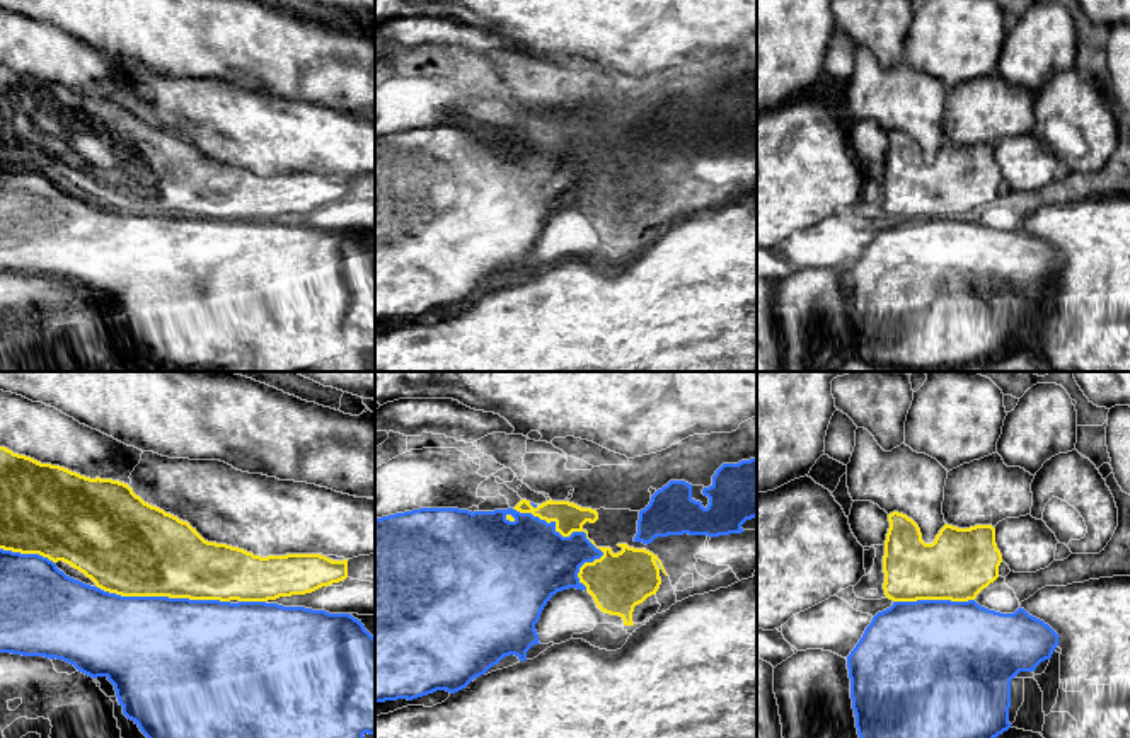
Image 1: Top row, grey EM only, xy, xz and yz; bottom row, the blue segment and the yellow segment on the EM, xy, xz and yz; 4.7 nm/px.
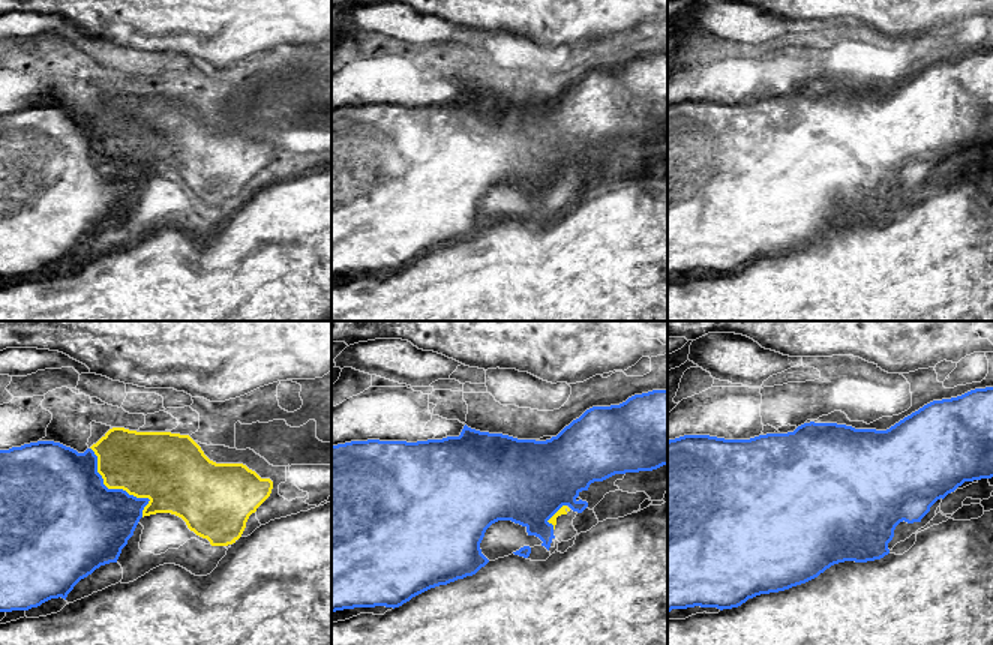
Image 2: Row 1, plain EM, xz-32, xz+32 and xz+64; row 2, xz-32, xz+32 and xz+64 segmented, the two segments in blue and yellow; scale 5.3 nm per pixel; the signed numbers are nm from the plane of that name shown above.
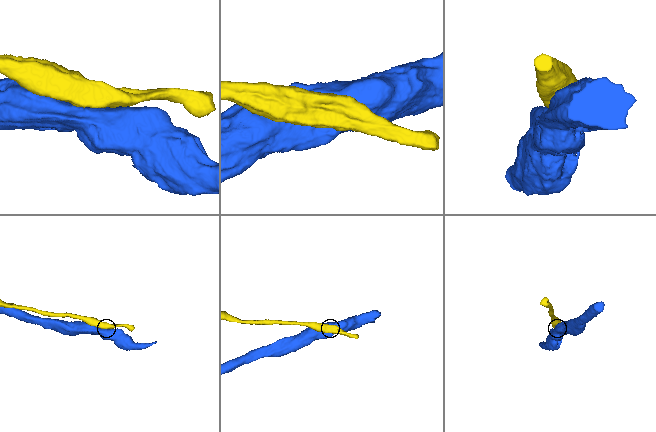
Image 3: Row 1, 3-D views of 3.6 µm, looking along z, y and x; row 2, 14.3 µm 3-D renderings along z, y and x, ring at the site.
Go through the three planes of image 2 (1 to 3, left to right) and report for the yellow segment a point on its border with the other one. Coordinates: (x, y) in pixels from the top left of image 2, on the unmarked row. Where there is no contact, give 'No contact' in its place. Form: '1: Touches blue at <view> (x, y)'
1: Touches blue at xz-32 (117, 153)
2: Touches blue at xz+32 (552, 179)
3: No contact

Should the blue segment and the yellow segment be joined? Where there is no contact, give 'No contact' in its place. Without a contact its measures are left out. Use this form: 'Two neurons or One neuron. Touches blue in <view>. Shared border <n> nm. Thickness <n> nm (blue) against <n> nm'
Two neurons. Touches blue in xz. Shared border 550 nm. Thickness 340 nm (blue) against 200 nm

